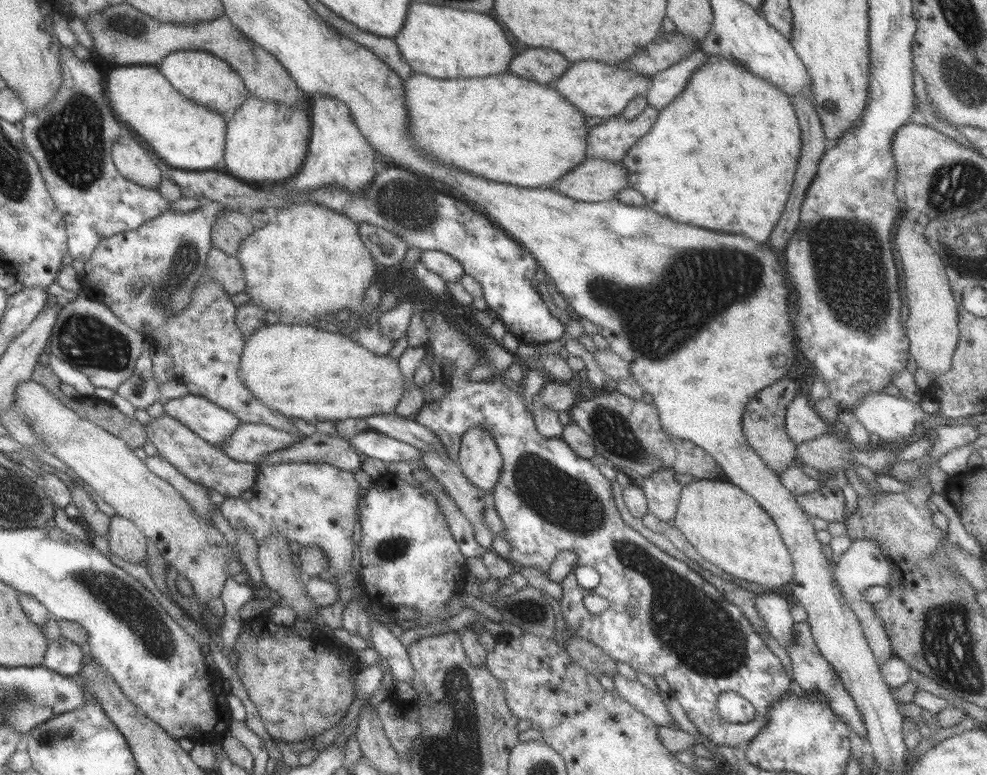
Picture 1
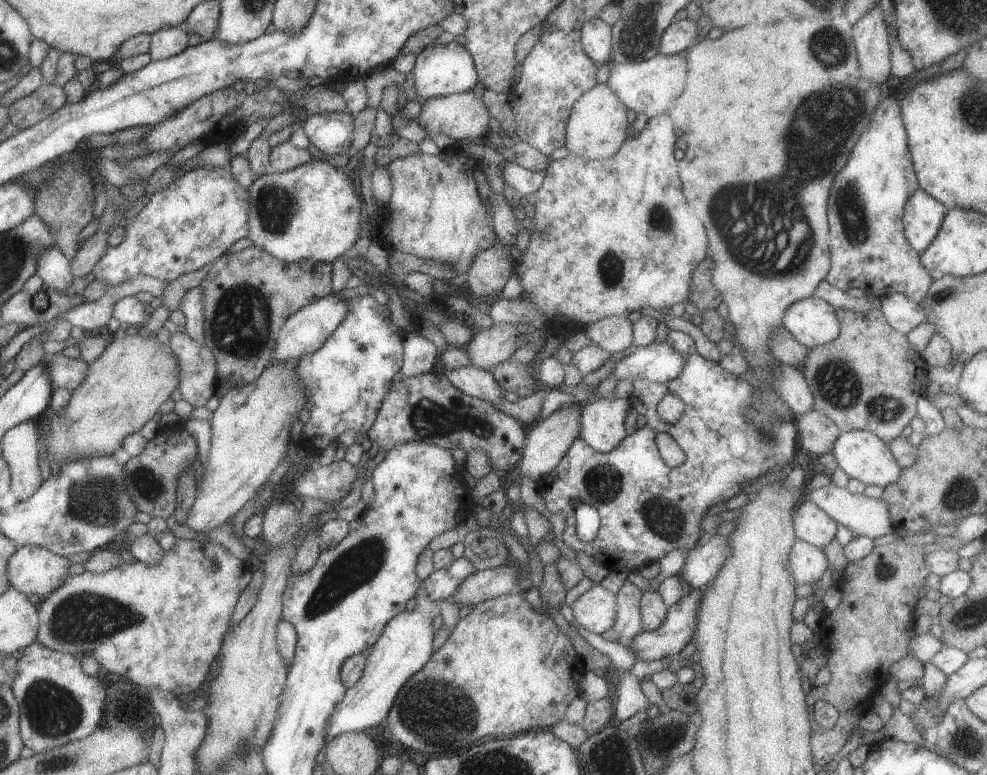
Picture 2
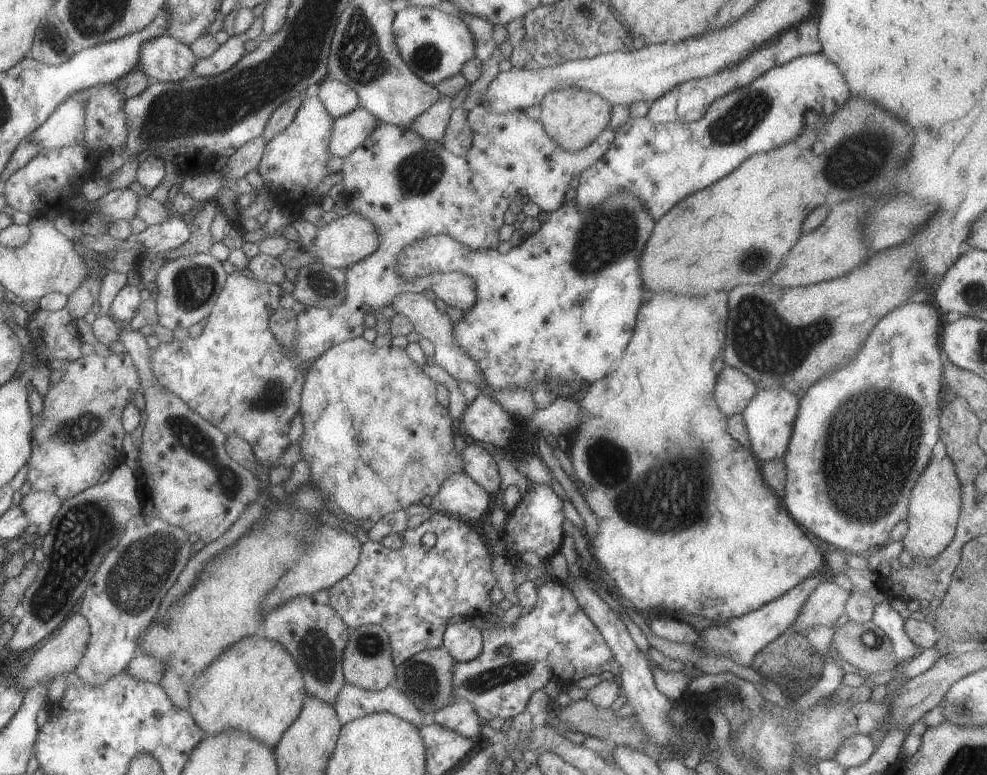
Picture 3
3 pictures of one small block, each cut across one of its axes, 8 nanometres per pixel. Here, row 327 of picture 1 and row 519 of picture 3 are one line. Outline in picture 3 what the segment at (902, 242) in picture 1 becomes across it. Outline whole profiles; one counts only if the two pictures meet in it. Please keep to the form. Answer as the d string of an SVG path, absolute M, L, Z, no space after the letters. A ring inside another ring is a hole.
M945 456L942 459L932 458L928 462L928 466L924 468L924 472L920 474L918 482L914 485L912 496L909 502L909 513L907 521L910 526L906 537L901 540L904 548L908 550L909 554L914 558L928 558L934 559L954 538L957 530L957 522L961 513L961 482L956 474L956 466L952 462L950 456Z

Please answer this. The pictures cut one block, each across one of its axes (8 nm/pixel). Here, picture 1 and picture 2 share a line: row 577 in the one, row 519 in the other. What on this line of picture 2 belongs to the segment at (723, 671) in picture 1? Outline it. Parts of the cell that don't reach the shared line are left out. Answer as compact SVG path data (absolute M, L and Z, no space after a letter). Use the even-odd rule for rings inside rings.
M670 329L665 342L668 342L676 352L680 352L686 360L682 372L676 378L665 383L652 383L648 380L636 379L633 381L632 398L641 402L641 410L648 418L642 428L638 428L632 435L627 436L610 452L596 452L578 437L570 445L568 452L562 457L560 464L548 475L537 481L537 491L544 498L546 508L552 514L563 514L566 518L564 540L568 548L575 552L586 552L594 556L597 561L606 565L608 569L628 568L630 571L639 571L644 566L659 561L671 550L684 549L685 556L702 544L707 538L702 529L702 520L718 508L718 502L732 498L738 494L746 482L767 474L779 471L794 461L794 454L798 450L796 439L799 438L797 424L793 420L778 420L774 416L774 424L770 428L758 428L754 420L750 420L750 404L756 388L742 376L736 376L723 369L720 363L706 360L700 356L696 343L690 334ZM666 394L677 394L686 406L684 414L676 424L668 424L658 414L658 404ZM666 432L670 434L684 450L686 460L677 467L669 467L660 457L656 447L656 434ZM576 502L586 502L598 510L601 521L598 534L592 542L582 542L576 534L576 516L574 506Z

